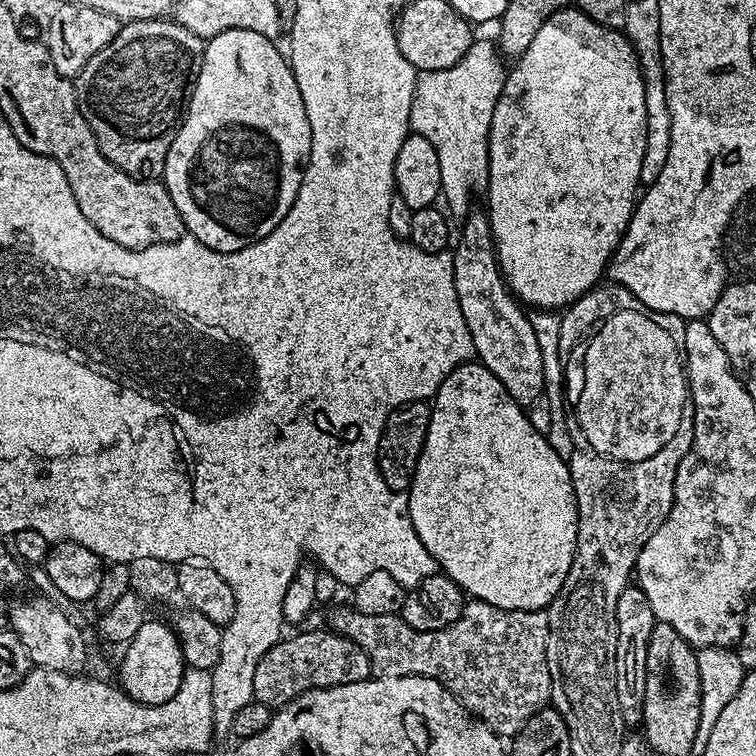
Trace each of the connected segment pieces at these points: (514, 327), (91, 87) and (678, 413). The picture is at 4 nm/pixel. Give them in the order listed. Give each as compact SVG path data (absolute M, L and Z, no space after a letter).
M473 207L463 217L462 223L464 229L460 232L460 241L456 248L454 244L451 249L452 269L462 314L470 326L472 341L476 346L475 355L479 363L489 368L494 378L506 386L514 402L521 406L531 406L545 395L544 366L538 339L528 321L527 311L504 283L500 264L496 260L496 244L492 240L487 211L483 207Z
M175 19L130 20L121 27L120 32L114 38L114 42L110 42L110 46L106 46L98 54L94 54L94 58L90 58L90 62L86 62L86 66L80 71L80 75L75 77L76 101L82 110L82 118L86 118L102 154L106 154L106 158L110 158L110 162L114 162L114 166L118 166L118 170L135 176L137 180L156 180L163 177L166 154L176 137L176 130L182 119L182 113L185 111L192 85L196 83L197 74L202 71L200 63L204 57L204 45L205 41L201 37L195 36L190 30L186 30L186 26L176 23Z
M641 309L618 311L610 319L604 321L595 333L600 344L600 354L590 362L590 366L582 366L580 374L584 376L582 388L574 410L575 423L579 424L583 439L590 442L596 453L611 460L644 461L652 457L682 430L686 420L686 409L690 404L688 378L684 370L684 357L681 345L671 331L663 323L658 324L649 313Z

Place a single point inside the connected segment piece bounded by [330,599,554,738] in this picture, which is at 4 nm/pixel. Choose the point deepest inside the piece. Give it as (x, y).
(495, 661)

